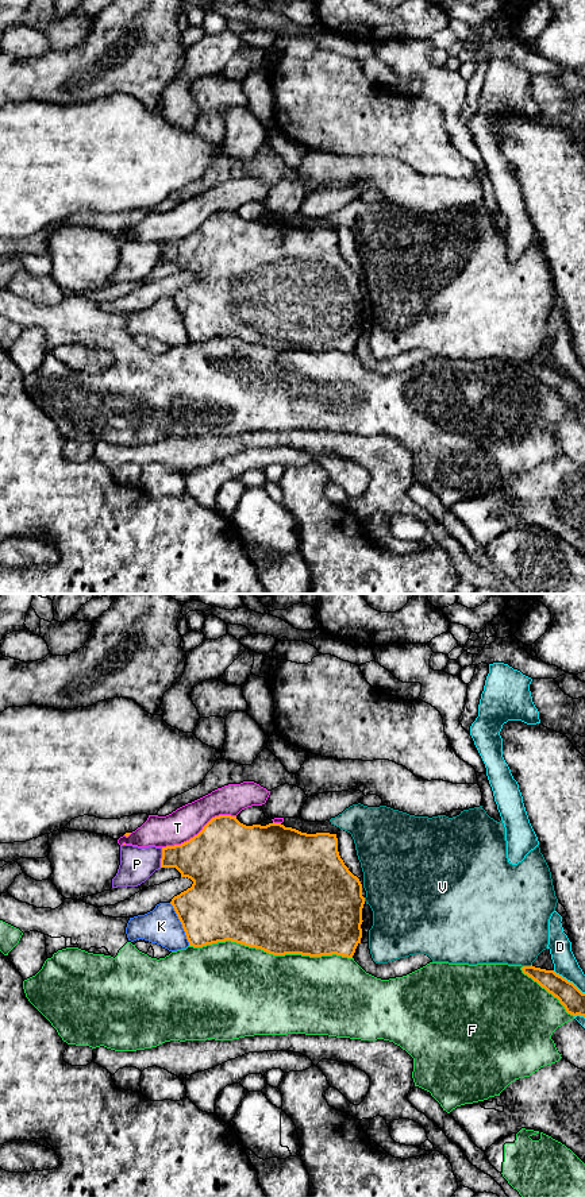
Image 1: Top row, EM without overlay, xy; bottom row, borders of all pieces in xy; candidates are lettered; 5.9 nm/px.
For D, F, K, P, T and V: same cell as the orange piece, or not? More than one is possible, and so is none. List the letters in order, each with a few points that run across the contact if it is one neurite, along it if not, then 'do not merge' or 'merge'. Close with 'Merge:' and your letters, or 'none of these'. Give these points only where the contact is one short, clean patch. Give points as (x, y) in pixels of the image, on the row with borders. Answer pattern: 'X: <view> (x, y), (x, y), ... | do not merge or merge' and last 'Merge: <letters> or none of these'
D: do not merge
F: do not merge
K: xy (169, 903), (189, 945) | do not merge
P: do not merge
T: do not merge
V: do not merge
Merge: none of these

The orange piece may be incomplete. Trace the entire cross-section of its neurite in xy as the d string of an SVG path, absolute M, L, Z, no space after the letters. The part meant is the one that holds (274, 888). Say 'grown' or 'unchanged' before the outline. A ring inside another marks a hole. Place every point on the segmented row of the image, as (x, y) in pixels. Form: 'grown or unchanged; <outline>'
unchanged; M219 815L212 818L203 827L203 830L189 841L181 845L162 847L161 868L176 868L181 873L181 877L188 877L193 881L190 888L174 896L170 901L182 924L189 946L203 947L218 942L231 941L249 947L261 949L273 955L301 954L309 957L322 957L336 954L353 958L357 946L361 943L361 924L363 922L362 908L365 904L365 897L362 896L362 884L359 879L349 870L340 858L336 834L307 834L274 822L266 826L246 826L240 823L236 816Z

